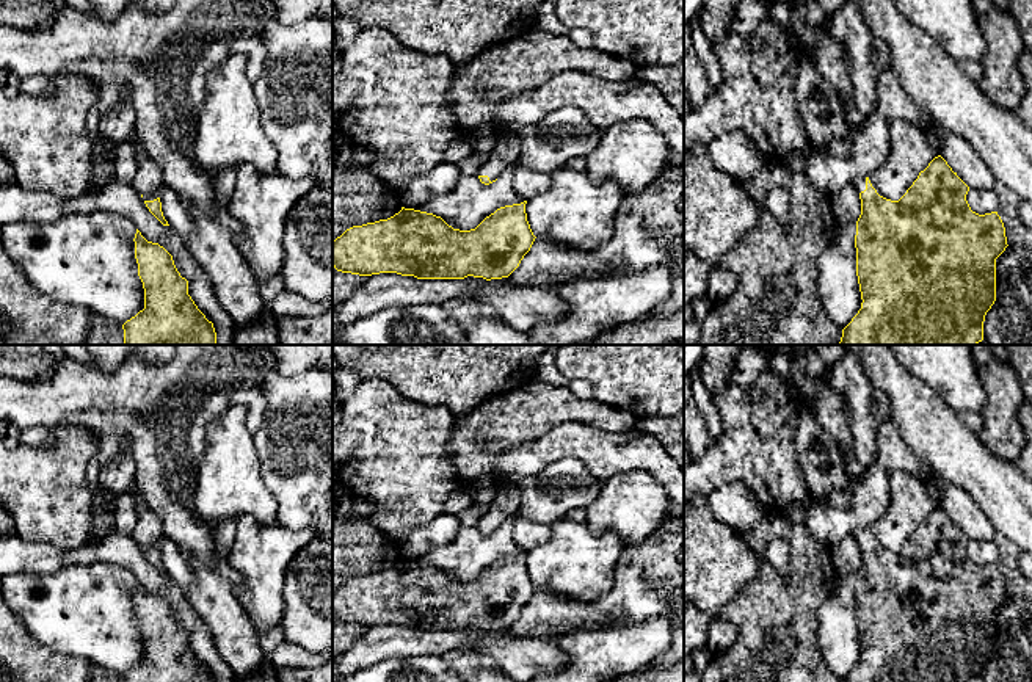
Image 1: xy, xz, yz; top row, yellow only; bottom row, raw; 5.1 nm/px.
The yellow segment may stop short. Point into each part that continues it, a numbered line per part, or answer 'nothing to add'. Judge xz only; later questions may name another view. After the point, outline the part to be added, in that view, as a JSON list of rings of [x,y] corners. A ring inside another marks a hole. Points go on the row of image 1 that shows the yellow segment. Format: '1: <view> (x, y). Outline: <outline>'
1: xz (507, 151). Outline: [[[503,132],[499,135],[488,161],[478,169],[477,176],[488,176],[496,180],[521,157],[521,141],[516,133]]]

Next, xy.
1: xy (148, 181). Outline: [[[135,133],[133,138],[136,141],[138,171],[130,185],[144,201],[154,201],[160,198],[160,191],[165,187],[163,172],[160,165],[147,155],[144,144]]]

